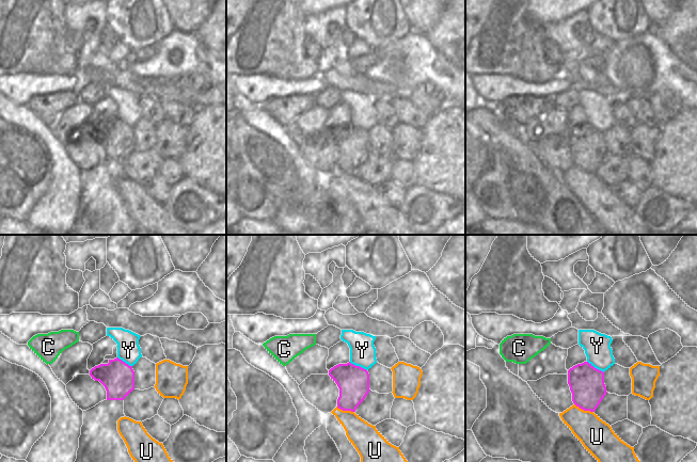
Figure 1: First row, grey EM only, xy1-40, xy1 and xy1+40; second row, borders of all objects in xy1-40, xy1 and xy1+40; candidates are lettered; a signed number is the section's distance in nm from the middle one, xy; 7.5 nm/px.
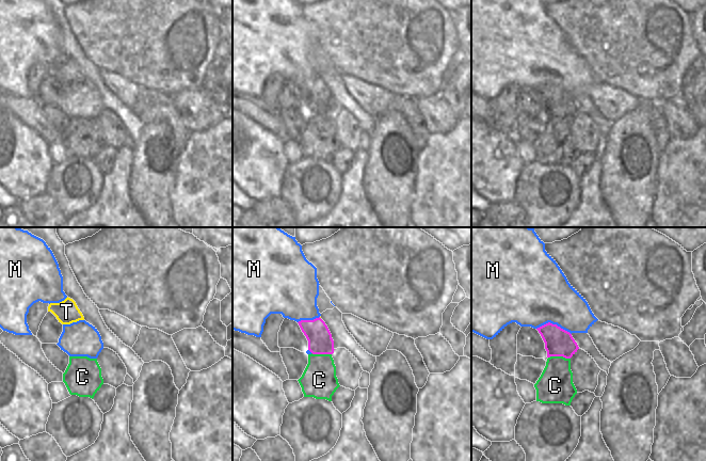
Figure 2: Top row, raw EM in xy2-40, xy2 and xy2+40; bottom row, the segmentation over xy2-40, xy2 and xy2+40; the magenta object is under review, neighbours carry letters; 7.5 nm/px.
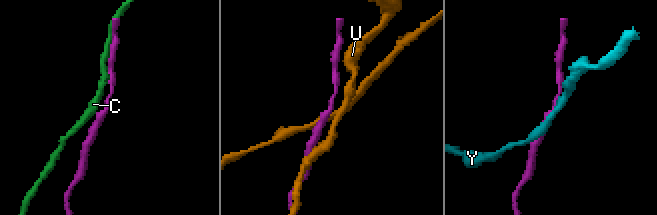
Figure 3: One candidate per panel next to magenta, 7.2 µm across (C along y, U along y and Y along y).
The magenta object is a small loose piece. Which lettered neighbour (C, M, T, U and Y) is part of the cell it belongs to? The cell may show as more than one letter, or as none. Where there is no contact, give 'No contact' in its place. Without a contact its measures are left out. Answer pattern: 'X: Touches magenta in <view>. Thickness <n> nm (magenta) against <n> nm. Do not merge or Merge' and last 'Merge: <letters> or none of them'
C: Touches magenta in xy2+40. Thickness 200 nm (magenta) against 260 nm. Do not merge
M: Touches magenta in xy2+40. Thickness 200 nm (magenta) against 440 nm. Do not merge
T: No contact. Merge
U: Touches magenta in xy1+40. Thickness 260 nm (magenta) against 240 nm. Do not merge
Y: Touches magenta in xy1+40. Thickness 260 nm (magenta) against 200 nm. Do not merge
Merge: T

